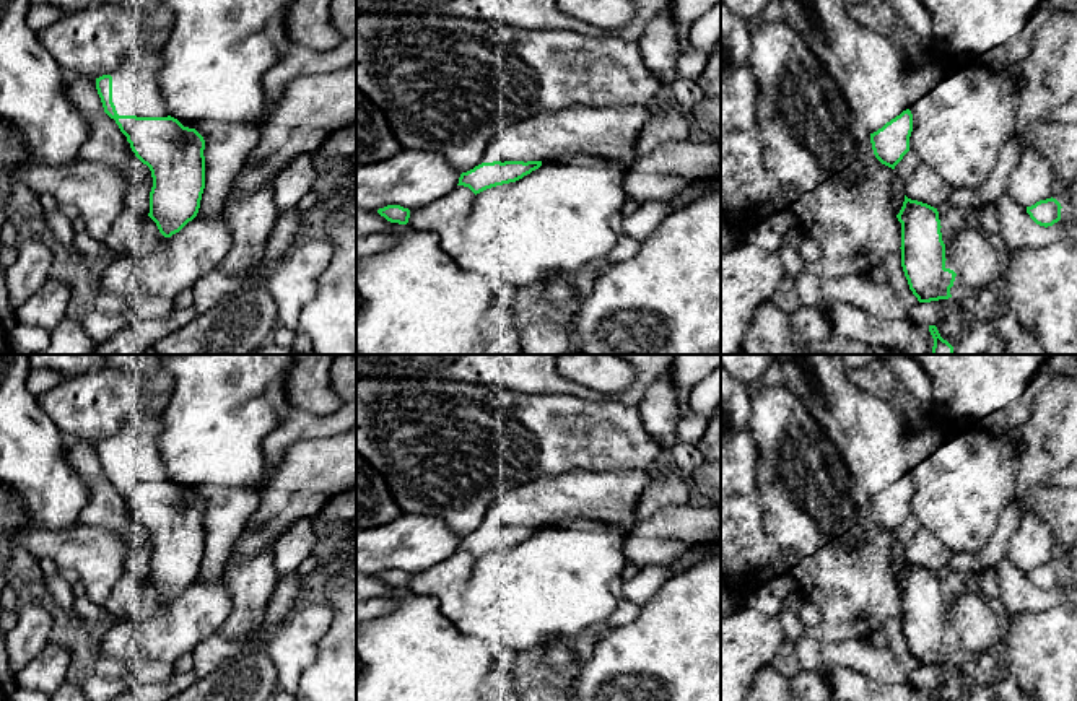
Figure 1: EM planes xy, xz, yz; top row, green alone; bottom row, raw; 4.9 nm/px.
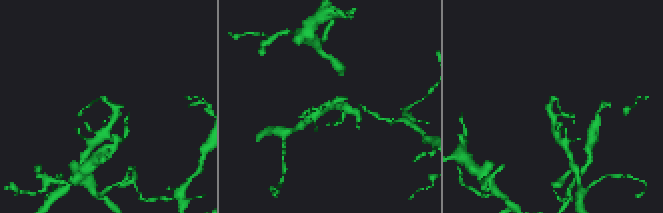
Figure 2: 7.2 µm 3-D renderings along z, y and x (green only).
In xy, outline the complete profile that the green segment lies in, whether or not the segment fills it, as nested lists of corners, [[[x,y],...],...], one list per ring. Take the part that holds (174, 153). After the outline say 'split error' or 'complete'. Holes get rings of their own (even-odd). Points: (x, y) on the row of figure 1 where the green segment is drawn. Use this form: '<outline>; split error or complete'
[[[159,47],[129,50],[116,72],[96,78],[96,89],[104,112],[150,168],[148,216],[164,237],[171,237],[198,213],[205,189],[205,140],[168,114],[158,86],[163,63]]]; split error

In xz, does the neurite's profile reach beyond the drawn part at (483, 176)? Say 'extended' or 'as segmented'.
extended

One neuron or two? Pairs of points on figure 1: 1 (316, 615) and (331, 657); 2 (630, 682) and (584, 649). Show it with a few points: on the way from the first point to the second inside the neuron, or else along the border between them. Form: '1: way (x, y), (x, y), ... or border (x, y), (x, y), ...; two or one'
1: border (326, 600), (332, 623), (305, 669); two
2: border (610, 630), (597, 643), (593, 657), (573, 683); two

